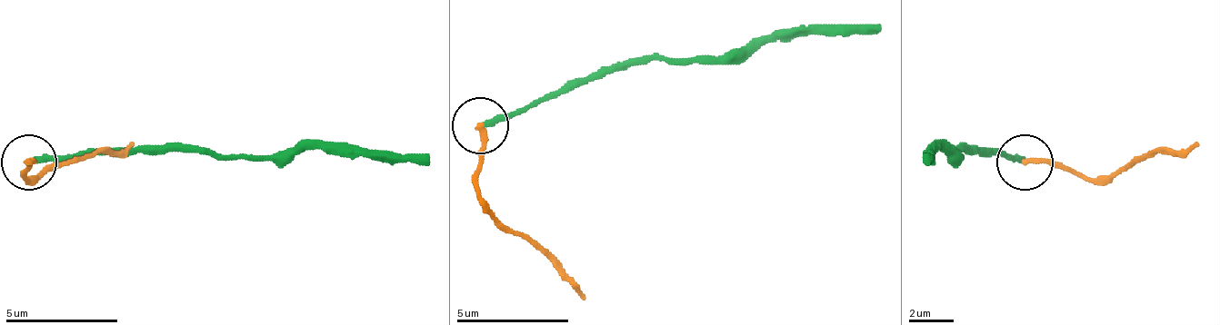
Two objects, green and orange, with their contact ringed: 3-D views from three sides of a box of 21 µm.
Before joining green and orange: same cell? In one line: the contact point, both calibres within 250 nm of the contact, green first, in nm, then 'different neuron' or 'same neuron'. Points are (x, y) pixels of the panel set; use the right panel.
place (1024, 162); calibres 260 and 260 nm; different neuron

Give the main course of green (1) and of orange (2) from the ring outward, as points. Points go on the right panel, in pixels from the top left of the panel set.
1: (1025, 161), (964, 150), (958, 155), (935, 150), (924, 166)
2: (1025, 161), (1059, 161), (1099, 178), (1200, 143)

